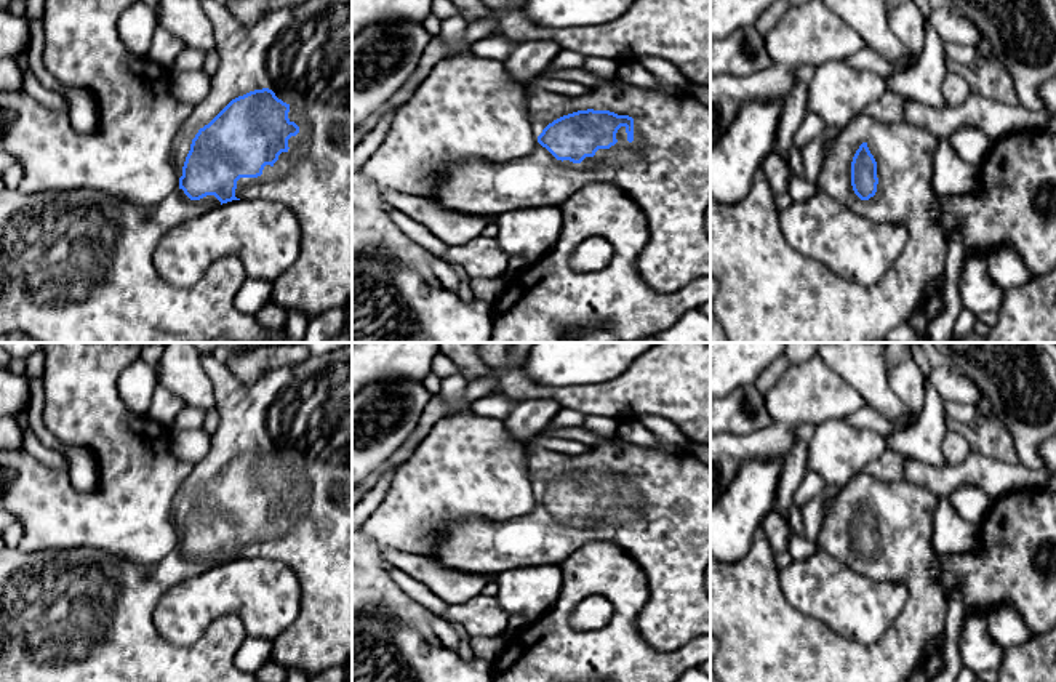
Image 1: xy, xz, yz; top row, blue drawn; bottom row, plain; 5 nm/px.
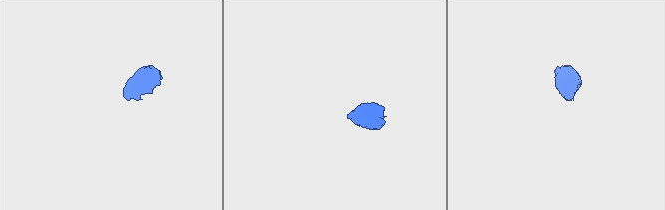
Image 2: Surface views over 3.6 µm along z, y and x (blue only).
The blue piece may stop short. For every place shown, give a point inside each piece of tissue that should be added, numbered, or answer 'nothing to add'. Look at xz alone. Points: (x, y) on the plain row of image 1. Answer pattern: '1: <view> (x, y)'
1: xz (666, 527)

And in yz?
1: yz (762, 637)

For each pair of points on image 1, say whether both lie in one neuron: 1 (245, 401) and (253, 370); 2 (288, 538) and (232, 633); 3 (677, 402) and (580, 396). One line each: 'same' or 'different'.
1: different
2: same
3: same

